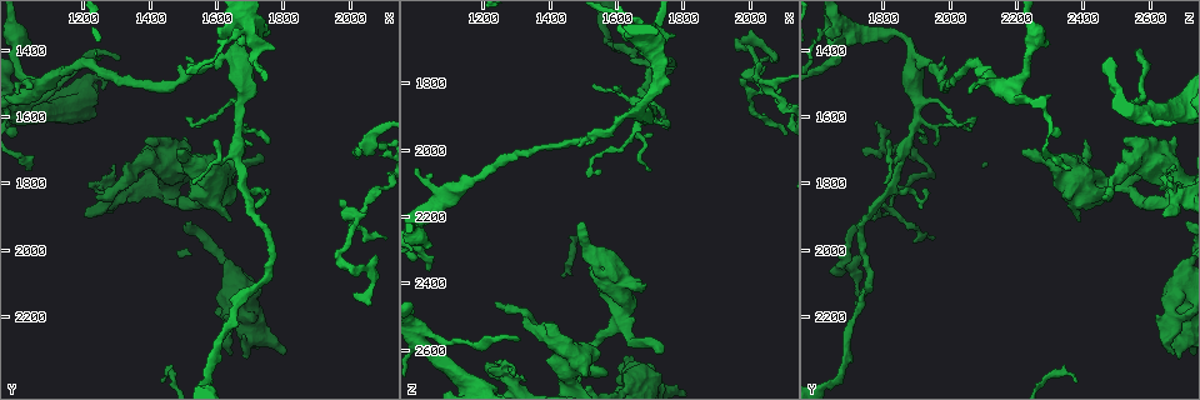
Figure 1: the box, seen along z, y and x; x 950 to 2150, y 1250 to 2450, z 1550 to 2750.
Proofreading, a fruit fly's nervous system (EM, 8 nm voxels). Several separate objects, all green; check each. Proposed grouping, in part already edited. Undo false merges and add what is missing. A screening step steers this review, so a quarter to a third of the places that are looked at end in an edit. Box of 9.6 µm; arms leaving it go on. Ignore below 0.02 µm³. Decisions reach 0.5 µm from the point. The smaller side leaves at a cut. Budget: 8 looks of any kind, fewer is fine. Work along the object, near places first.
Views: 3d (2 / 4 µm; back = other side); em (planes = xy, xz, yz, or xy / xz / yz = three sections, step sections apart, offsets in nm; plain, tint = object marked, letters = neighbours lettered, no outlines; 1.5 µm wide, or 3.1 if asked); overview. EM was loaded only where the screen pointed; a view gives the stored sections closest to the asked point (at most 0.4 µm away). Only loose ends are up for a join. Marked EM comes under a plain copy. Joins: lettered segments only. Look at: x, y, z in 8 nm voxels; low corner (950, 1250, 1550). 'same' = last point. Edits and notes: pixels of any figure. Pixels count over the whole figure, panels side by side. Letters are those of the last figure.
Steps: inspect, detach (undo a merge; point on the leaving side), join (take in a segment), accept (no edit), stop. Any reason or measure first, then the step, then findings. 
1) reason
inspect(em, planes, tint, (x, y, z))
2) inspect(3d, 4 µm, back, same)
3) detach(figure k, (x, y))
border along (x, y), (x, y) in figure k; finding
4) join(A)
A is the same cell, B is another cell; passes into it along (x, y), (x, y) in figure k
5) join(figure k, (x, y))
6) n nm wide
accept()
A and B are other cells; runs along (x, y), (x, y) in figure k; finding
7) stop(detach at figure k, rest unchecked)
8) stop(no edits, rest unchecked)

branch stops here
inspect(em, planes, letters, (2030, 1700, 1740))

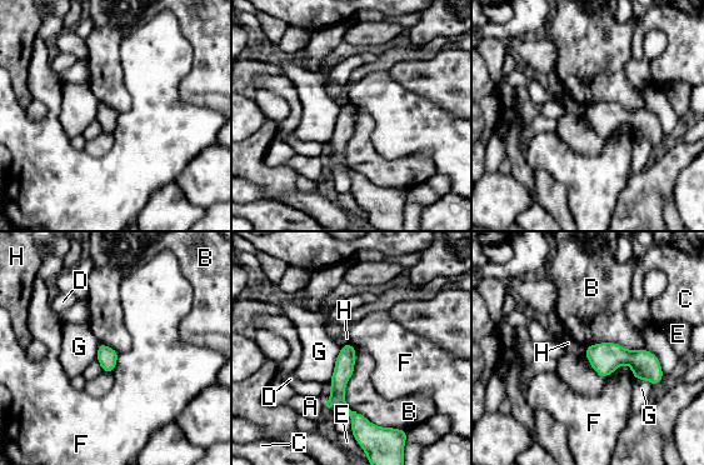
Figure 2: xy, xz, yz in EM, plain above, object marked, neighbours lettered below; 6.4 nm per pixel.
accept()
A, B, C, D, E, F, G and H are other cells; runs along (348, 346), (339, 398), (358, 426) in figure 2; none of them fits

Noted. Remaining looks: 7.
tapers out
inspect(3d, 2 µm, back, (2000, 2130, 1740))

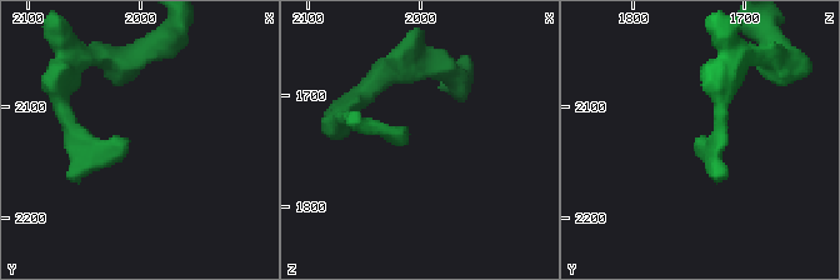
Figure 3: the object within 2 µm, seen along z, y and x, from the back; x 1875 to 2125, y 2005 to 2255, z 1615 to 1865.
inspect(em, planes, letters, (2010, 2136, 1740))

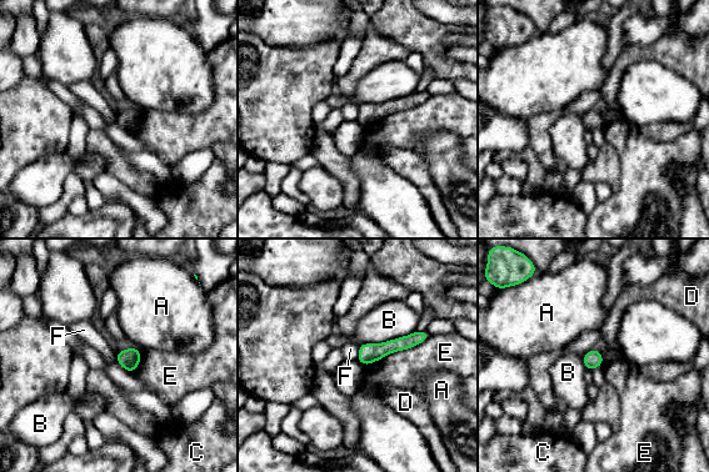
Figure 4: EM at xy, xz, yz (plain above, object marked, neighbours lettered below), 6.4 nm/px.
accept()
A, B, C, D, E and F are other cells; border along (359, 345), (355, 358) in figure 4; none of them fits

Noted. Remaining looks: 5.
tapers out
inspect(3d, 2 µm, (1040, 1760, 2360))

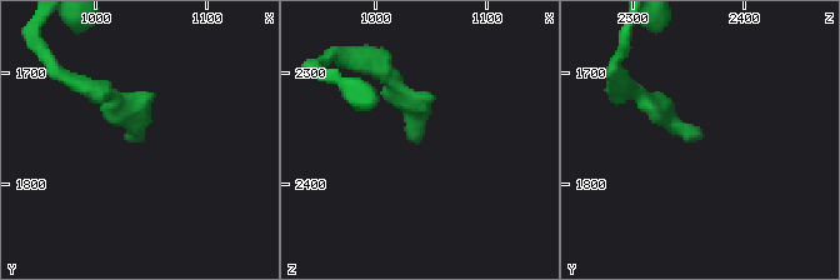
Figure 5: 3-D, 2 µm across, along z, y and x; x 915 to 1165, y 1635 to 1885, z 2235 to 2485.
shape alone is not enough
inspect(em, planes, letters, (1038, 1756, 2364))

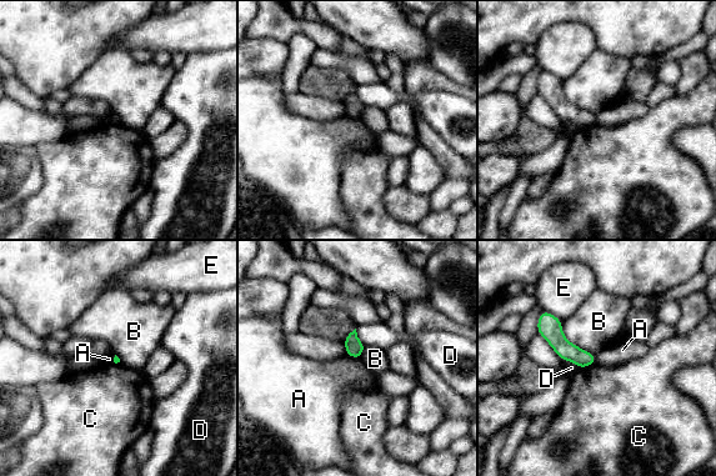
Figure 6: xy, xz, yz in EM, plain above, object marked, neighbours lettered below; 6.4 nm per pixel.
accept()
A, B, C, D and E are other cells; border along (348, 355), (359, 359) in figure 6; none of them fits

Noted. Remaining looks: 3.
stop(no edits, rest unchecked)

